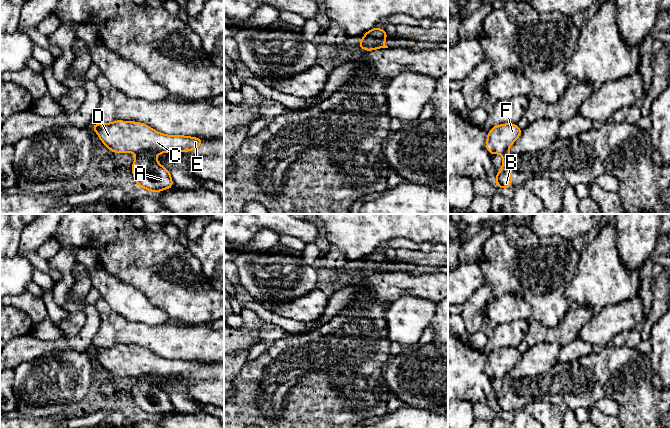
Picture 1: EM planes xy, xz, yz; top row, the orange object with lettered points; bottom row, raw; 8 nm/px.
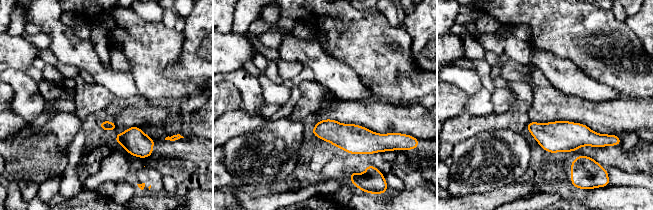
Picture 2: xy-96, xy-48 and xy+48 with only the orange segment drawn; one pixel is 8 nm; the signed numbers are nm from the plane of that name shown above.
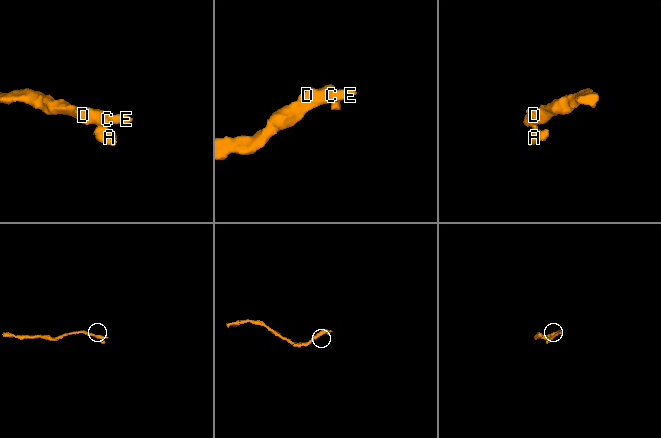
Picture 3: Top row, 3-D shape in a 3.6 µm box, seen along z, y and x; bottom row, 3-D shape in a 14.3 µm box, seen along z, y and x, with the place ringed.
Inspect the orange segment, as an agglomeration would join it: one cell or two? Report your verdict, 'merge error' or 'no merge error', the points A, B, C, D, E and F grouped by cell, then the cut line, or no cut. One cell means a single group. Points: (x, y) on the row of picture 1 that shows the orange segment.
merge error | A B / C D E F | xy (155, 154), (139, 153), (137, 155)

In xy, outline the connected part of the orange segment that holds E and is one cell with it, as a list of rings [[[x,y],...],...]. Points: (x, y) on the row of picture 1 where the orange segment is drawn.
[[[135,121],[94,123],[91,128],[112,153],[186,153],[199,148],[203,143],[203,139],[199,137],[166,135],[147,124]]]

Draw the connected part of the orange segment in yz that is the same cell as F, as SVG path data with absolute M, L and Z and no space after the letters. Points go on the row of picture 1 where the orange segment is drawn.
M504 123L492 126L487 133L485 143L486 150L492 156L494 154L504 154L522 135L518 124Z

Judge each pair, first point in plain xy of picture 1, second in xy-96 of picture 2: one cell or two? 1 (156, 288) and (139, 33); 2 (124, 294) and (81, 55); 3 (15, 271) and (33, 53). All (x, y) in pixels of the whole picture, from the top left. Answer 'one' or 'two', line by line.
1: one
2: one
3: one

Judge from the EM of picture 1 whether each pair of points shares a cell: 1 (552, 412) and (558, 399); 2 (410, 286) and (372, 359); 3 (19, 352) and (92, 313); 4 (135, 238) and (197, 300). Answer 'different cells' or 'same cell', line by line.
1: different cells
2: different cells
3: same cell
4: same cell

